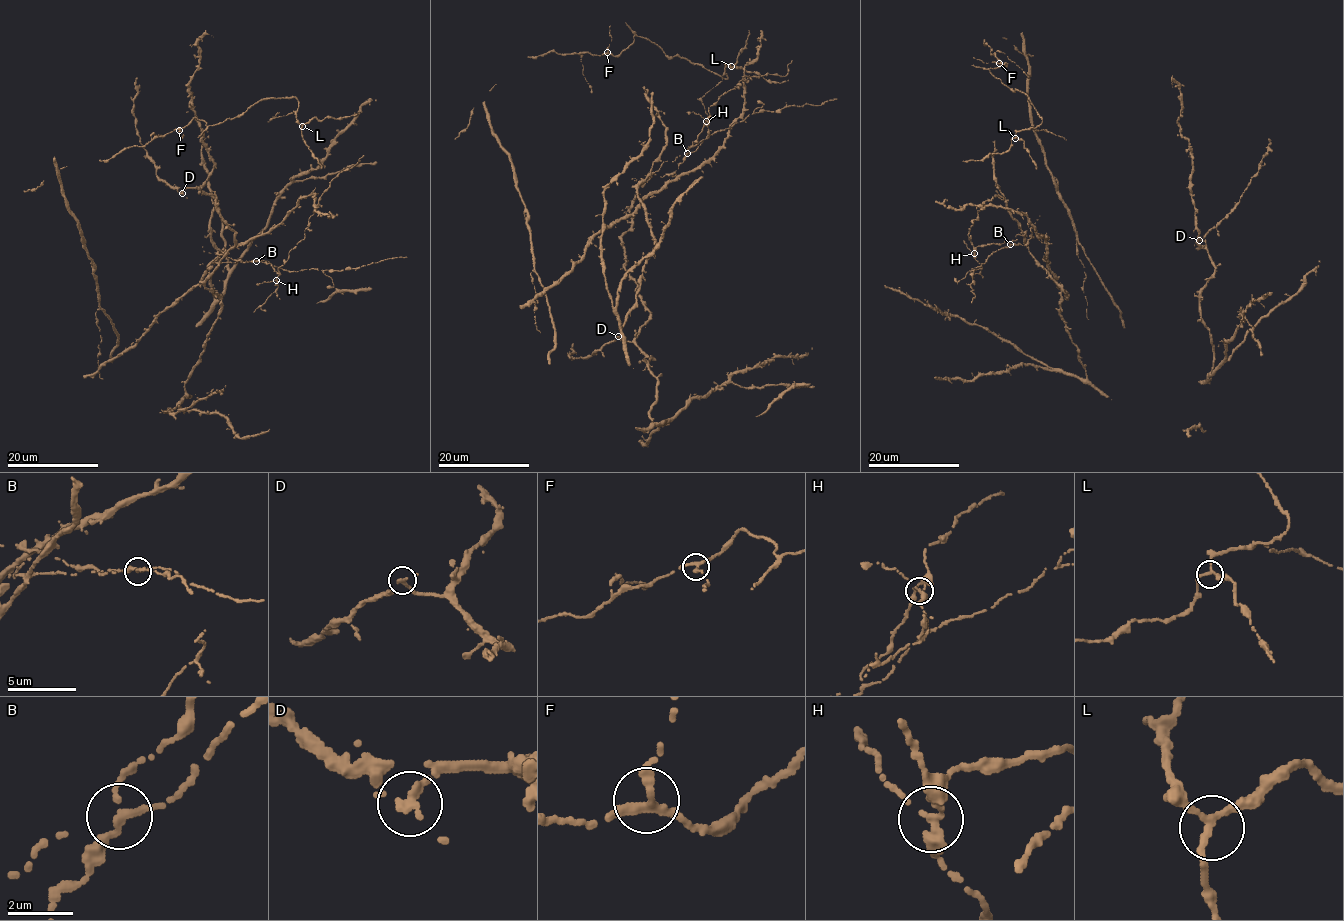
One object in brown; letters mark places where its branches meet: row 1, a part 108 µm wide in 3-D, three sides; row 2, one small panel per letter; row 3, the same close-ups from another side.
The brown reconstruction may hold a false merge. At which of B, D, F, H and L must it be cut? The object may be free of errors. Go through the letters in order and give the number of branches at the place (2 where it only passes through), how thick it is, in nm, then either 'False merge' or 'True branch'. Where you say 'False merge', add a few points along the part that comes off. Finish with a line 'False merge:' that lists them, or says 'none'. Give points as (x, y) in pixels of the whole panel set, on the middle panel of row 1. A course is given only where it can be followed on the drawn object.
B: Branches: 3. Thickness 180 nm. False merge. Course of the part to remove: (687, 153), (719, 130), (742, 122), (749, 114), (765, 111), (778, 112), (790, 105), (818, 105), (836, 98)
D: Branches: 3. Thickness 200 nm. True branch
F: Branches: 3. Thickness 240 nm. True branch
H: Branches: 3. Thickness 220 nm. True branch
L: Branches: 3. Thickness 200 nm. True branch
False merge: B

